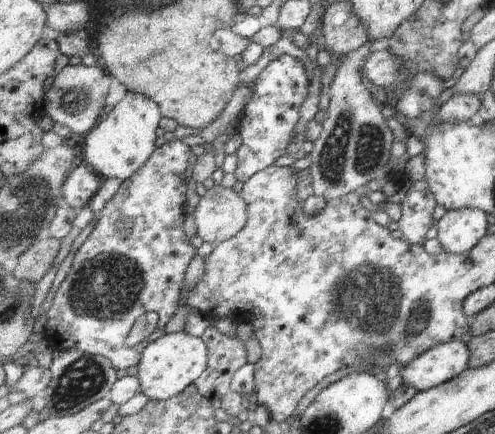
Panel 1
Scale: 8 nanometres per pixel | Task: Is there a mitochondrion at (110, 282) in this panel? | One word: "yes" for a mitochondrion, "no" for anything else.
yes

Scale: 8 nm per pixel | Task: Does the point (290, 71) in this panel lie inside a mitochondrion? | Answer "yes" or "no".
no

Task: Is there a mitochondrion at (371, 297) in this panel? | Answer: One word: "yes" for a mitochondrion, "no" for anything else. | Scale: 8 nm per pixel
yes

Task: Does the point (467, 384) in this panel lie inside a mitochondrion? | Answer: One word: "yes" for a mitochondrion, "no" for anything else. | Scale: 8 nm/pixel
no

